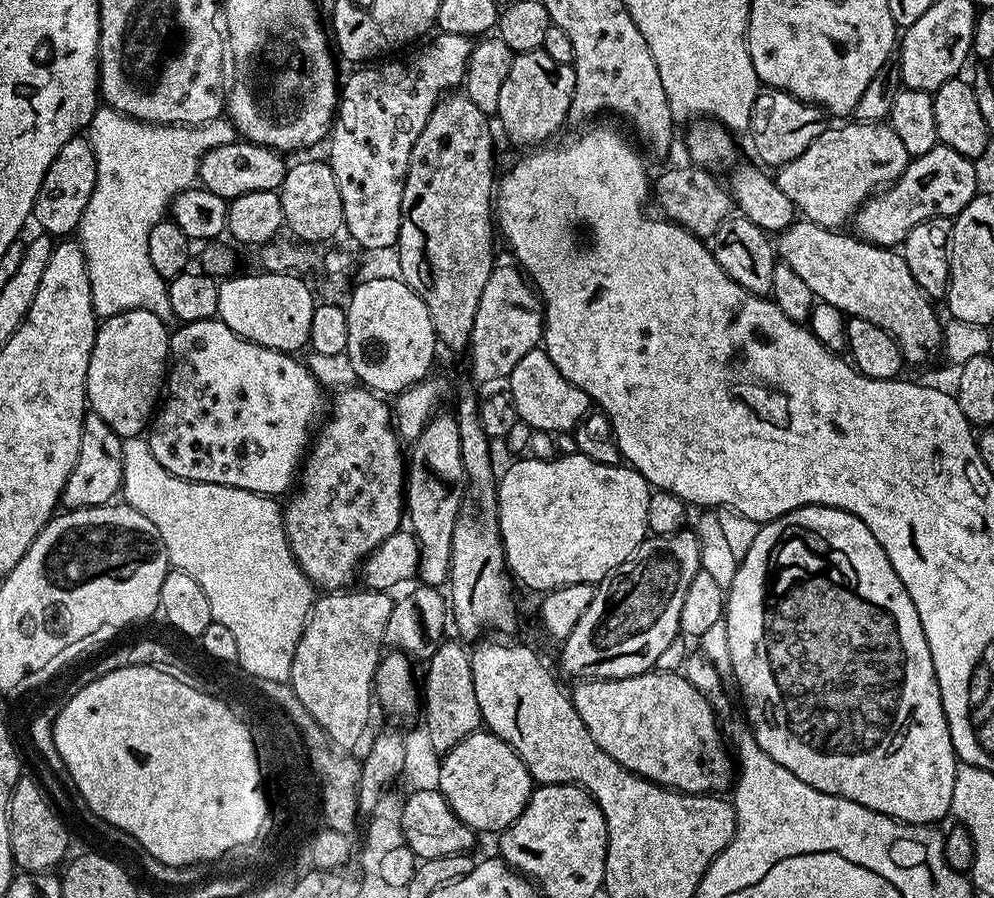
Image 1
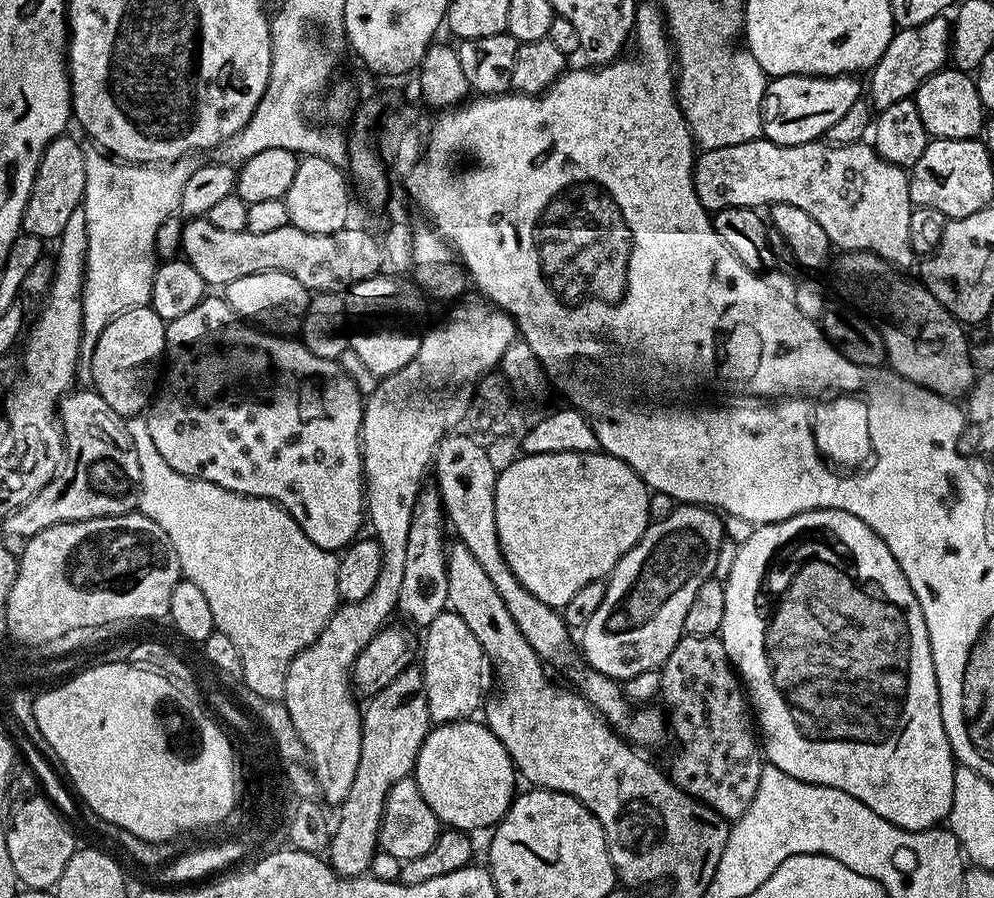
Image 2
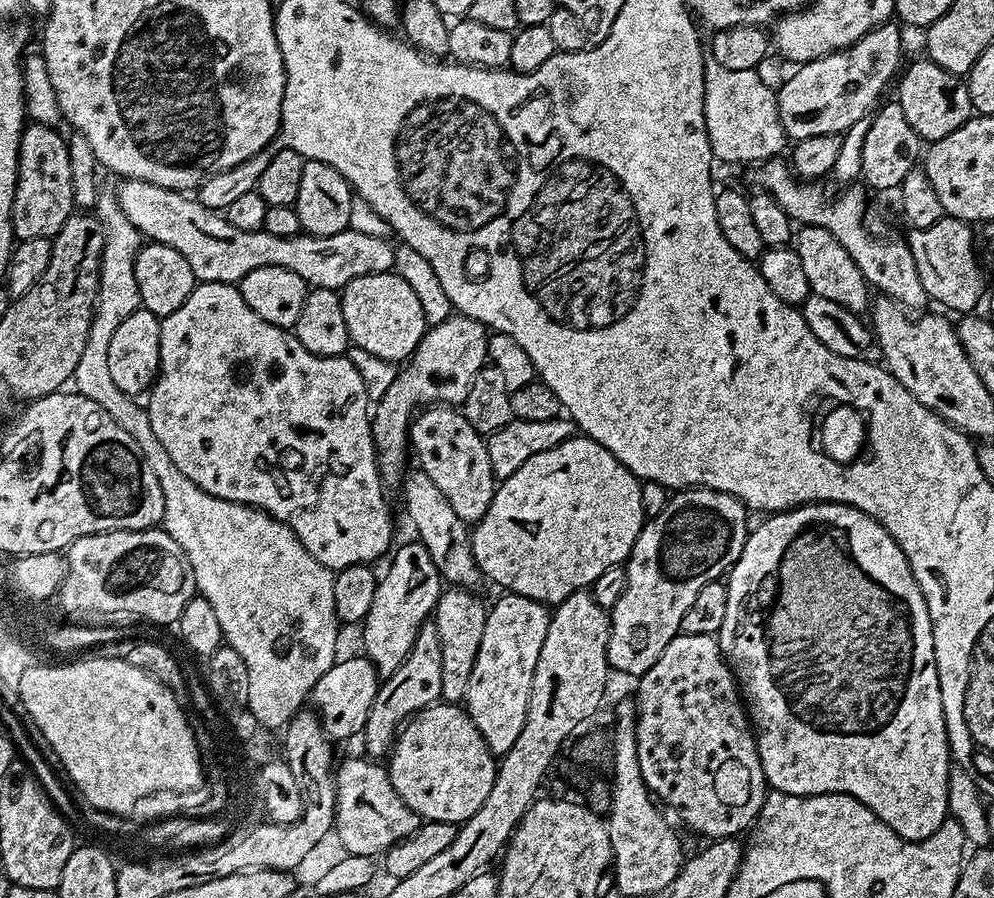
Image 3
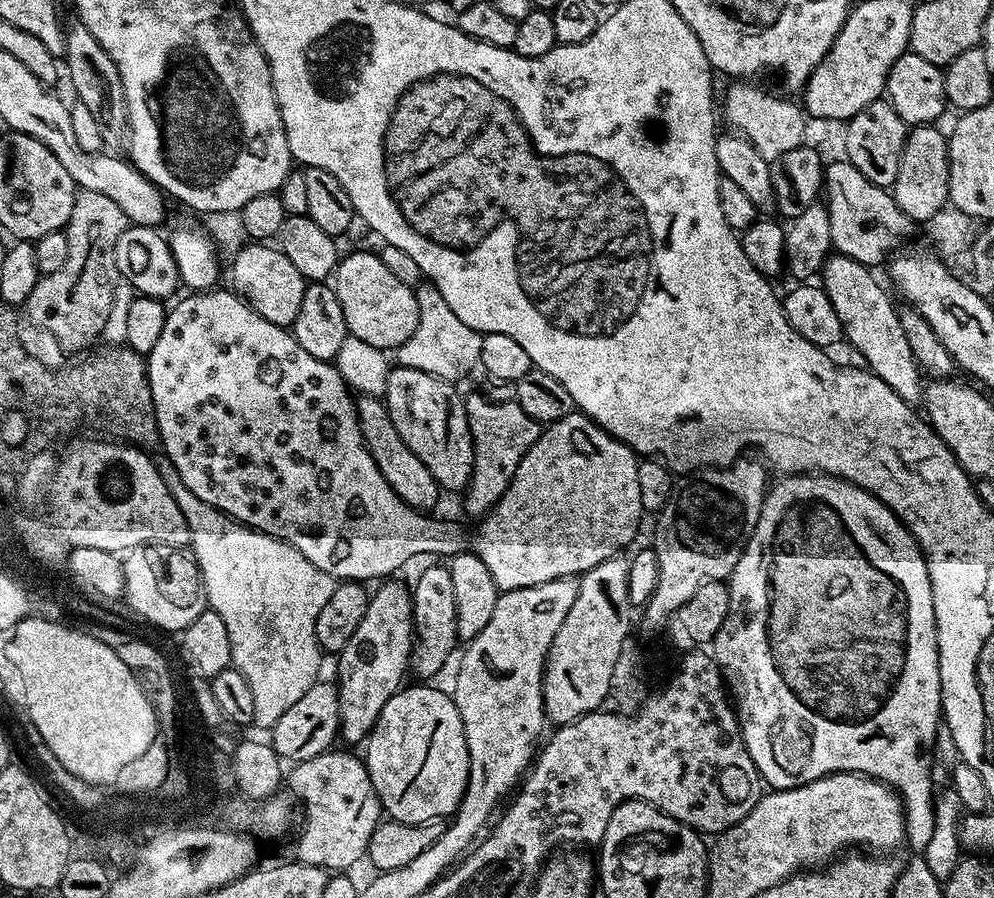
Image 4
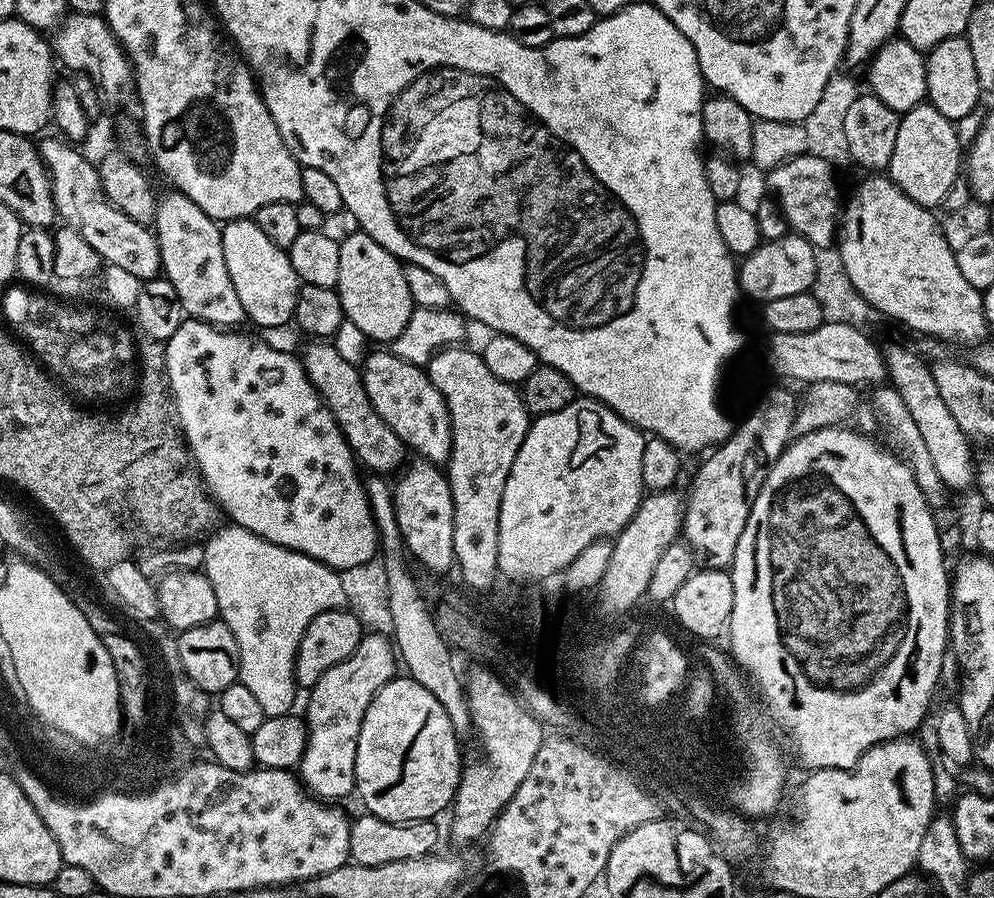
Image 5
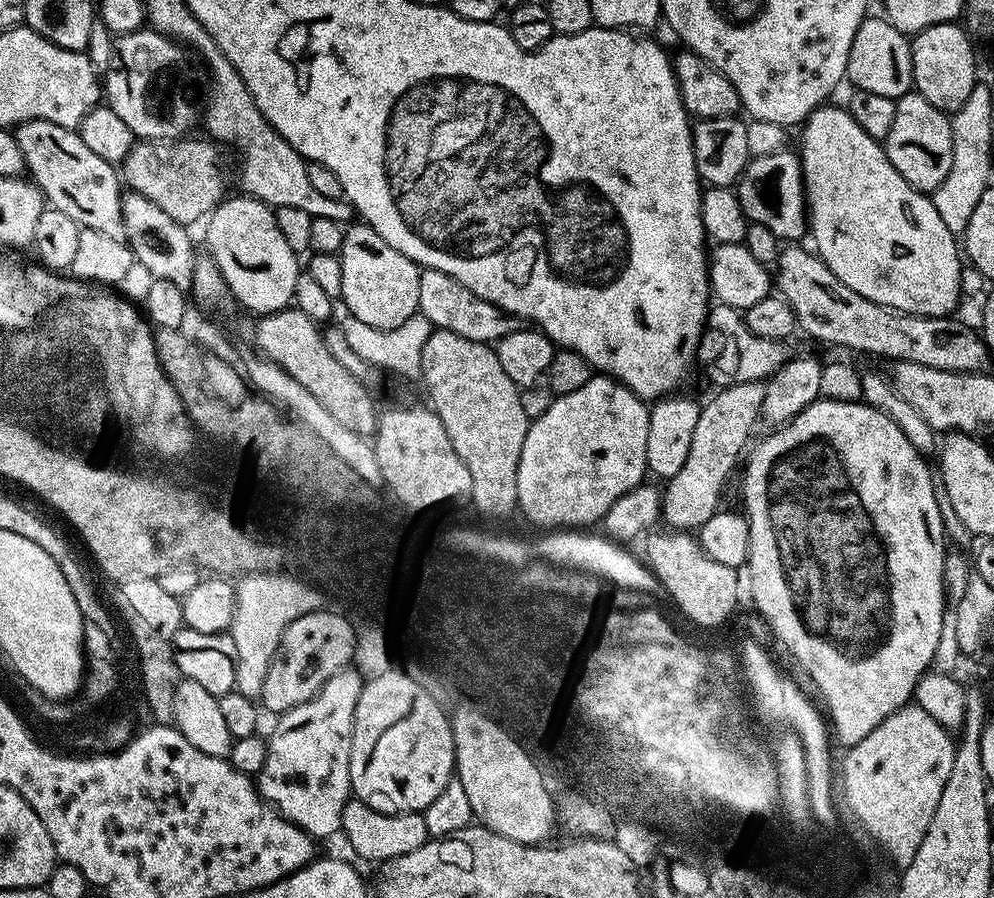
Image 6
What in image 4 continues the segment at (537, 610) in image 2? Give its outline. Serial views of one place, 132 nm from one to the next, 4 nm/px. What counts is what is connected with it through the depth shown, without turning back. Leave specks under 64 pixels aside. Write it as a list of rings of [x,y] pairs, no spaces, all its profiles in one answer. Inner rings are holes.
[[[391,367],[382,397],[388,416],[403,442],[421,458],[445,491],[463,491],[472,476],[473,440],[469,432],[467,405],[451,381],[434,378],[422,370]]]

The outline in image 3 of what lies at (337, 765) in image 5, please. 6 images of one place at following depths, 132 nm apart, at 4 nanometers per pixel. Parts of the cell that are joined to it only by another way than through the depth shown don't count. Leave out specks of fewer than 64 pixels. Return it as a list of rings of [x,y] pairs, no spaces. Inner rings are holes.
[[[418,542],[411,543],[402,545],[400,549],[397,547],[391,553],[392,561],[384,576],[382,572],[379,577],[374,590],[374,602],[370,602],[370,610],[362,622],[363,651],[381,678],[387,678],[394,674],[394,670],[398,670],[398,666],[402,666],[406,654],[410,654],[414,646],[414,638],[418,638],[418,630],[429,623],[440,601],[442,577],[434,566],[434,558],[430,558],[426,546]]]

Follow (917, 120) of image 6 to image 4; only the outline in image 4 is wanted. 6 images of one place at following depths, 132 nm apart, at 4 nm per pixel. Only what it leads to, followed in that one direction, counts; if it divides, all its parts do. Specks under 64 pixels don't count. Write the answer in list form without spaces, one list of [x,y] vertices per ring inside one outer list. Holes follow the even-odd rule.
[[[921,124],[909,131],[902,150],[902,162],[898,162],[898,178],[894,178],[890,189],[902,214],[917,222],[929,220],[949,203],[948,136],[938,129],[931,124]]]

